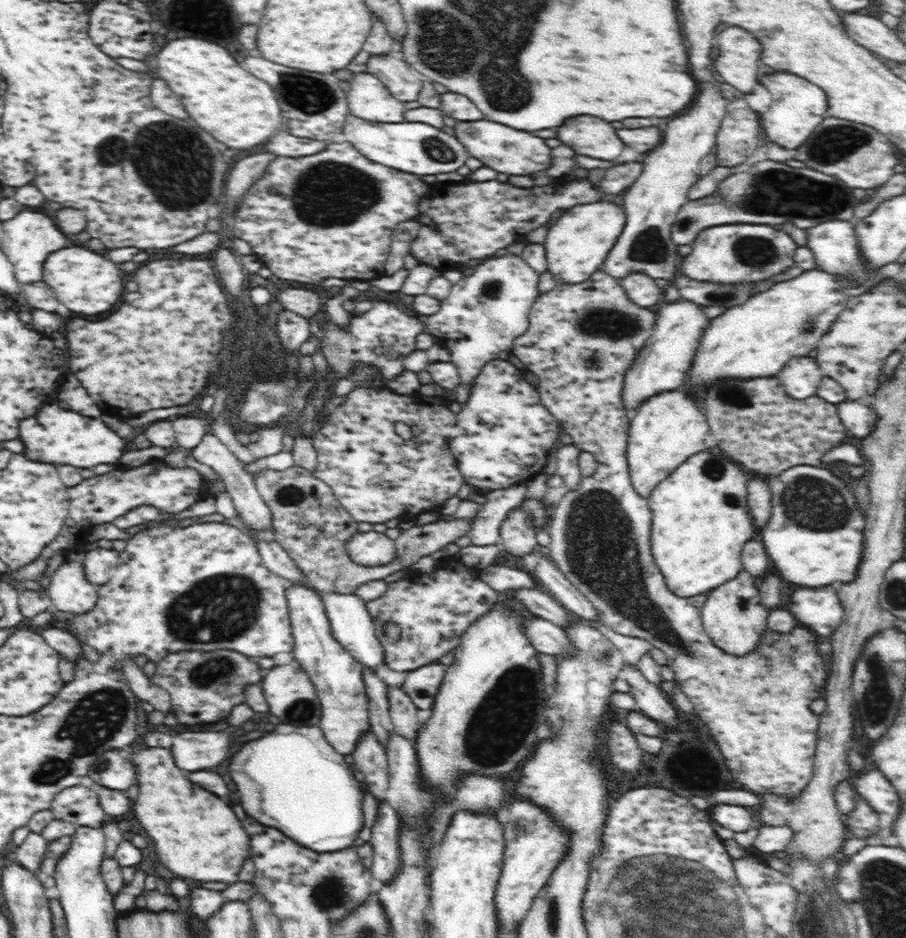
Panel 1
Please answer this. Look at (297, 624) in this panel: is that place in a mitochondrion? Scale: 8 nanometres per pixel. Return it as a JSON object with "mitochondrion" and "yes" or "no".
{"mitochondrion":"no"}

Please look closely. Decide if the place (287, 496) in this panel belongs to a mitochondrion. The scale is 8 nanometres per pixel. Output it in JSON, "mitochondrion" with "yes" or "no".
{"mitochondrion":"yes"}

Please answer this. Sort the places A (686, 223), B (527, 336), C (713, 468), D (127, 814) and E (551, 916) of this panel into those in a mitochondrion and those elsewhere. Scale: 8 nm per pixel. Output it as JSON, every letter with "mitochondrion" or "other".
{"A":"mitochondrion","B":"other","C":"mitochondrion","D":"other","E":"mitochondrion"}

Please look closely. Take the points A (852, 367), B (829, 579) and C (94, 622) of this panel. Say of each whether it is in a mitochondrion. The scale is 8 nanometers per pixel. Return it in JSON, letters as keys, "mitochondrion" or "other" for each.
{"A":"other","B":"other","C":"other"}

